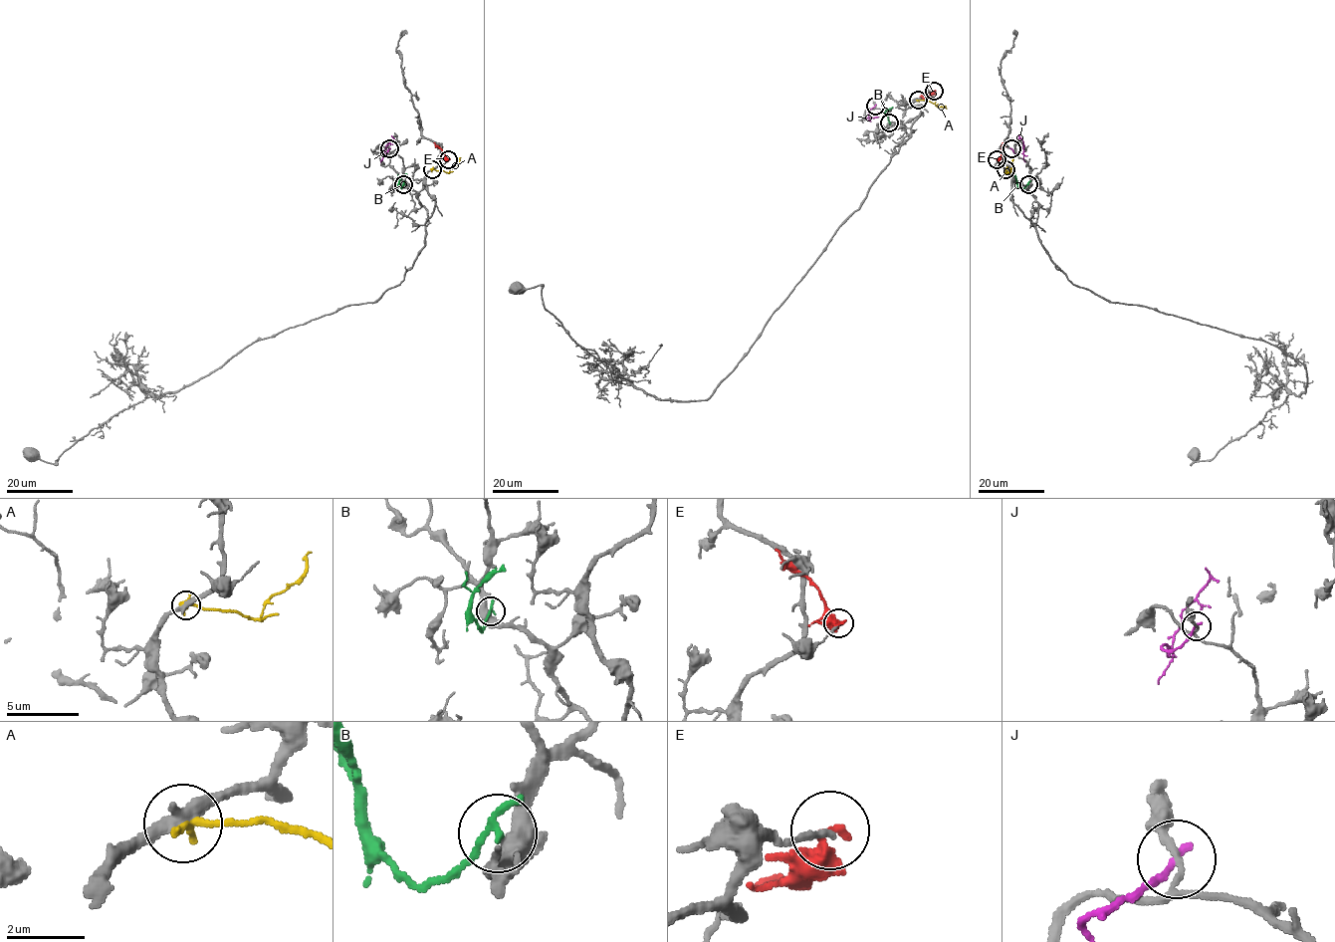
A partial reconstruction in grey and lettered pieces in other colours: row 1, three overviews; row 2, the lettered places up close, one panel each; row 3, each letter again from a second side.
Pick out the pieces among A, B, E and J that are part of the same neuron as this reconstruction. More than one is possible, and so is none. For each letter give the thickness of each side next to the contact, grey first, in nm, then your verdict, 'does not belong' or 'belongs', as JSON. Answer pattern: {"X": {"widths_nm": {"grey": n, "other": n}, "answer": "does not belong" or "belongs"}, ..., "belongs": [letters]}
{"A": {"widths_nm": {"grey": 360, "other": 320}, "answer": "does not belong"}, "B": {"widths_nm": {"grey": 440, "other": 150}, "answer": "does not belong"}, "E": {"widths_nm": {"grey": 160, "other": 320}, "answer": "does not belong"}, "J": {"widths_nm": {"grey": 150, "other": 180}, "answer": "does not belong"}, "belongs": []}

